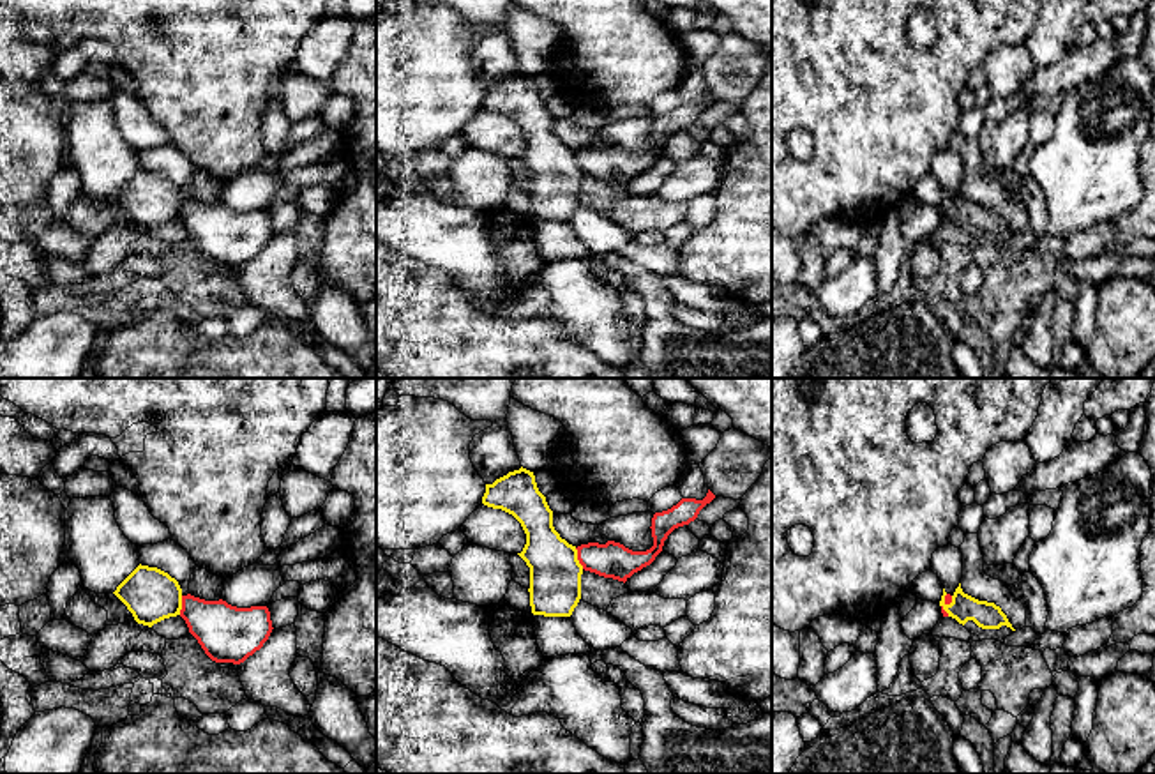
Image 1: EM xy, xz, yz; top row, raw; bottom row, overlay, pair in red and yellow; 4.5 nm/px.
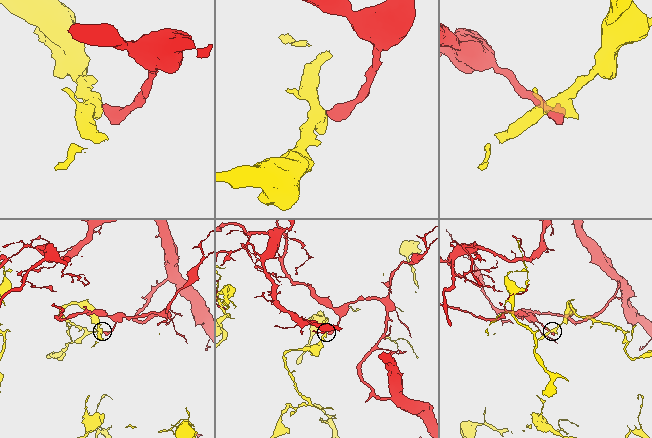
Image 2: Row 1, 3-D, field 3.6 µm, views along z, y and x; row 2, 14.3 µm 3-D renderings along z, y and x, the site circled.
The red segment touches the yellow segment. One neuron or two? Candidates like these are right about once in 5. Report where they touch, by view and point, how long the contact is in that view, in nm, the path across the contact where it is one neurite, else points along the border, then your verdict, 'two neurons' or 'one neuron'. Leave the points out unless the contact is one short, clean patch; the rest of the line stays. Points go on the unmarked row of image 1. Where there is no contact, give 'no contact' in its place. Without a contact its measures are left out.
xz (578, 163) | 100 nm | along xz (574, 152), (576, 163), (583, 172) | two neurons

